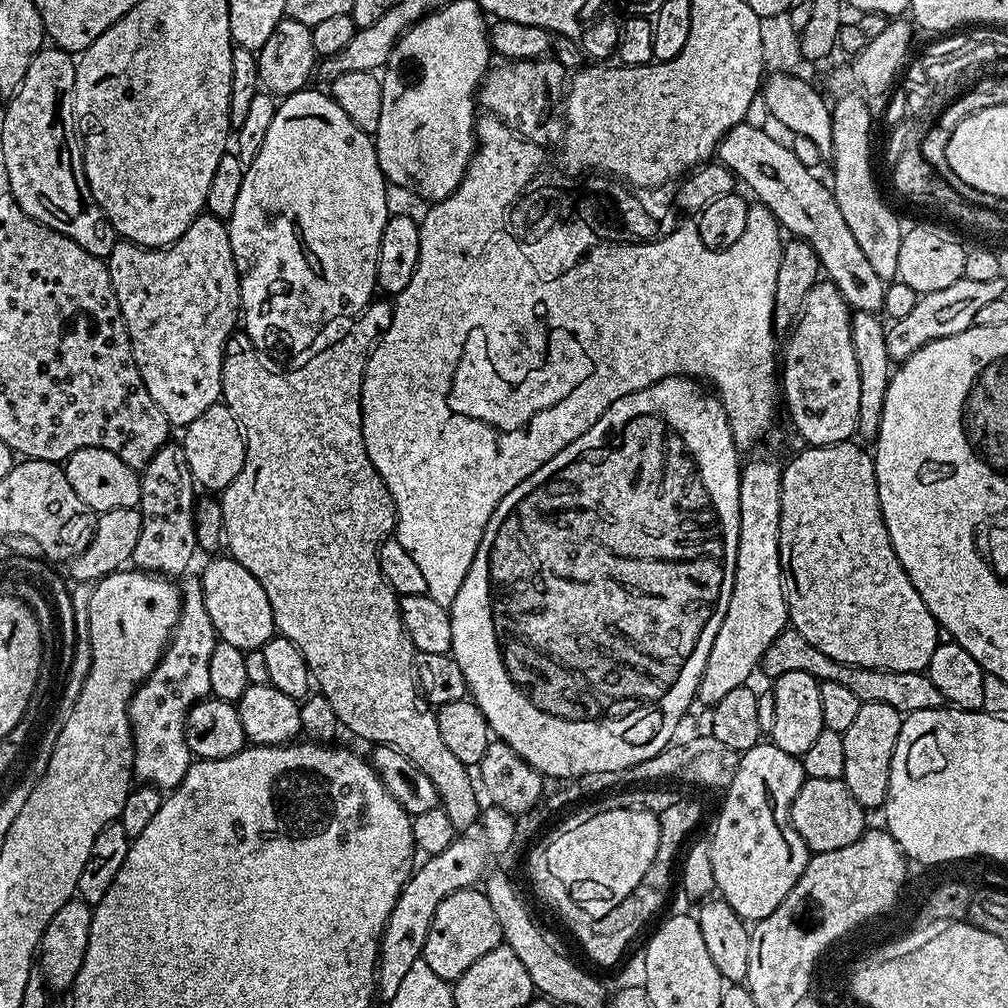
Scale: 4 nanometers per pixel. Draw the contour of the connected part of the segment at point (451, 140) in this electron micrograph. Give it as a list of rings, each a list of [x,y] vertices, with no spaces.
[[[445,6],[427,16],[423,20],[419,20],[417,24],[413,24],[400,41],[392,48],[392,53],[388,59],[388,63],[382,72],[382,119],[378,122],[378,130],[374,133],[374,143],[376,145],[376,153],[378,154],[378,166],[382,170],[385,181],[389,185],[397,184],[400,188],[409,188],[416,196],[421,196],[427,202],[435,202],[444,200],[450,194],[454,194],[454,190],[462,182],[462,178],[466,174],[469,162],[478,147],[476,142],[476,121],[478,119],[478,89],[481,80],[484,79],[489,71],[490,63],[488,59],[493,59],[494,53],[490,47],[490,28],[486,23],[485,13],[477,10],[475,7],[469,6],[459,12],[456,8]]]

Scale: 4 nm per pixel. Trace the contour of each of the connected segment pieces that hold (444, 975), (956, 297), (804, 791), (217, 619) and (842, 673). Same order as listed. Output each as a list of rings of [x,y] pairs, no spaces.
[[[479,887],[463,888],[438,902],[438,910],[434,910],[434,918],[430,922],[430,930],[426,934],[426,946],[422,959],[438,978],[454,982],[482,958],[482,954],[490,954],[502,943],[498,918],[494,918],[494,906],[490,906],[487,896]]]
[[[962,279],[942,290],[921,294],[917,304],[905,316],[887,325],[886,350],[890,350],[890,358],[893,362],[903,362],[918,350],[922,350],[922,346],[938,338],[962,334],[962,330],[975,325],[978,310],[982,310],[986,302],[994,302],[994,298],[1005,298],[1004,287],[1006,284],[1002,279],[994,282],[970,282]]]
[[[830,778],[805,779],[789,810],[794,830],[805,840],[808,851],[812,854],[842,850],[842,846],[858,842],[858,838],[866,830],[864,816],[866,809],[856,801],[854,794],[850,794],[844,781]]]
[[[221,554],[205,566],[198,579],[217,637],[225,644],[238,646],[246,654],[263,649],[265,642],[276,632],[276,623],[270,610],[270,598],[266,598],[266,590],[262,590],[258,578],[231,556]]]
[[[789,626],[778,634],[778,638],[774,638],[774,642],[770,642],[770,650],[766,650],[762,661],[762,672],[769,678],[775,678],[791,674],[793,670],[802,670],[819,681],[838,682],[847,686],[852,693],[858,694],[862,702],[886,702],[886,706],[894,706],[894,710],[901,714],[943,708],[946,704],[944,695],[932,685],[924,672],[887,672],[884,668],[855,668],[852,664],[834,662],[834,658],[826,658],[822,650],[810,646],[810,642],[802,638],[802,634]]]

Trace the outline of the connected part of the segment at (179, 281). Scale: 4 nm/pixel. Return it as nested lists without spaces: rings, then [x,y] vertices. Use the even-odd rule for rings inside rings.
[[[201,214],[182,238],[166,248],[142,248],[121,239],[106,257],[106,263],[142,382],[146,382],[150,398],[158,402],[169,425],[187,426],[221,399],[222,362],[226,355],[224,343],[235,328],[237,331],[242,316],[240,274],[236,271],[227,223],[211,214]]]

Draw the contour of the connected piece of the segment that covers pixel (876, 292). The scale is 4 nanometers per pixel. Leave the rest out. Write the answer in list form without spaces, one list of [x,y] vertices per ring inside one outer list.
[[[752,123],[734,126],[724,135],[716,147],[719,163],[730,169],[737,181],[744,183],[745,180],[752,187],[753,194],[760,199],[757,201],[772,211],[785,233],[792,232],[788,234],[811,244],[820,259],[823,275],[838,286],[849,308],[858,312],[883,313],[886,281],[878,278],[866,254],[862,254],[850,226],[846,226],[846,218],[842,218],[842,210],[838,210],[831,187],[825,181],[823,184],[813,169],[802,166],[785,141],[783,144],[775,140],[766,129]]]

